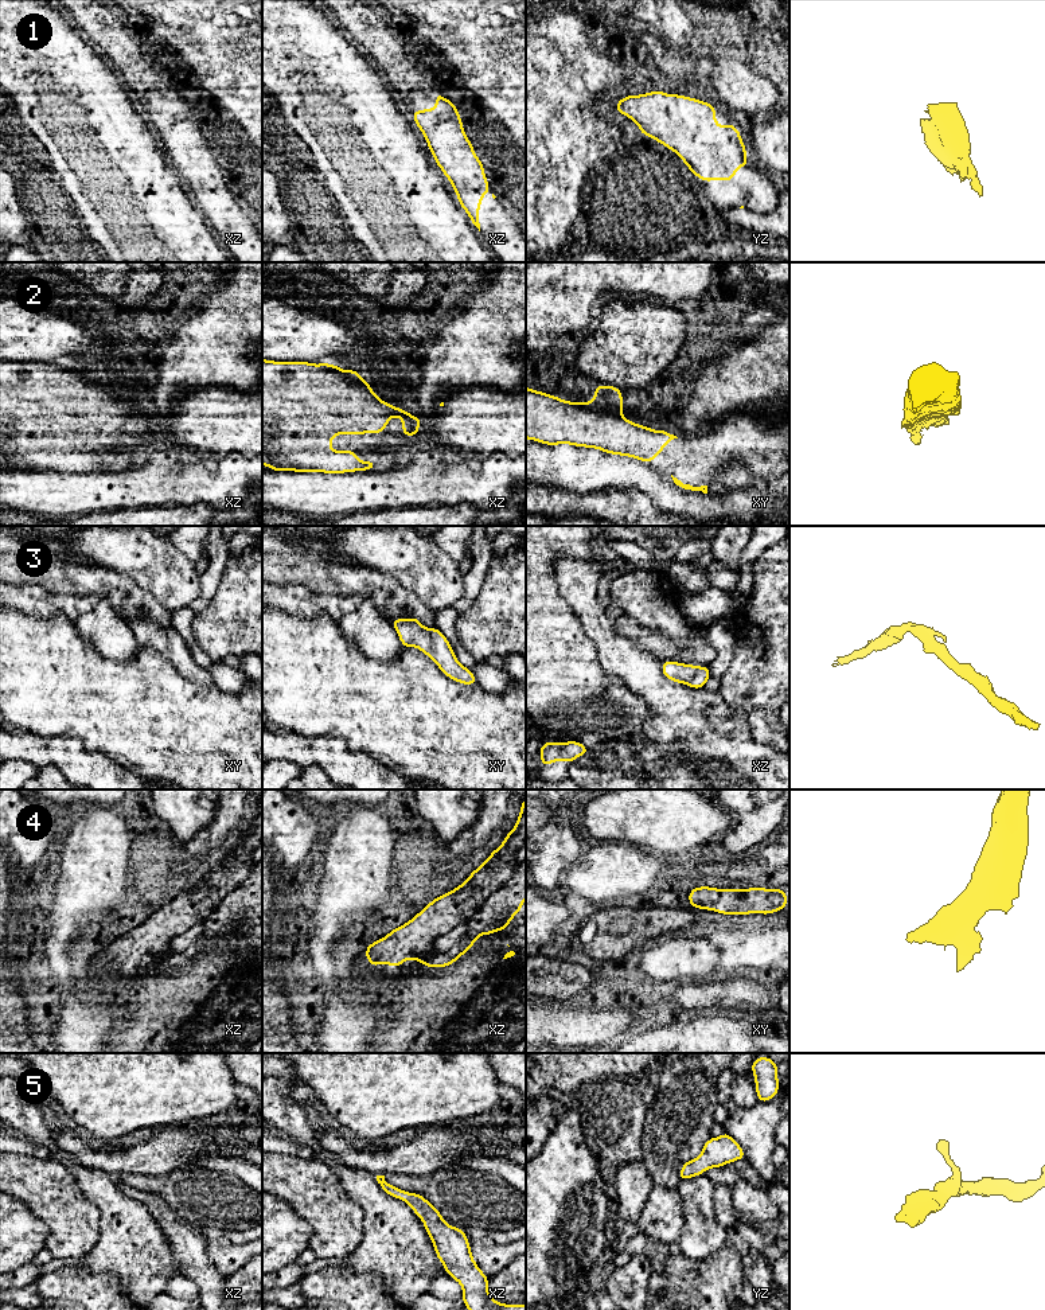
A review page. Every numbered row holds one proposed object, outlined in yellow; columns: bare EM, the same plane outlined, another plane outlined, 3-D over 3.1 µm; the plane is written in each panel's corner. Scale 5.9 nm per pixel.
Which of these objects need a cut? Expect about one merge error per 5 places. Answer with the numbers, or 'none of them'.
none of them

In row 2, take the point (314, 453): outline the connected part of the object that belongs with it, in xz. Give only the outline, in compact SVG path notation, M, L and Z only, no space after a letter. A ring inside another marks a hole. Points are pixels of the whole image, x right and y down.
M262 359L262 465L269 465L270 471L295 471L295 472L324 472L324 473L344 473L355 471L369 471L377 468L375 461L360 461L354 451L332 451L331 441L336 434L364 434L364 433L382 433L386 429L391 417L402 418L402 433L413 437L418 434L420 422L422 418L414 417L403 409L395 408L383 402L355 370L340 370L336 364L320 363L313 364L309 362L273 362Z

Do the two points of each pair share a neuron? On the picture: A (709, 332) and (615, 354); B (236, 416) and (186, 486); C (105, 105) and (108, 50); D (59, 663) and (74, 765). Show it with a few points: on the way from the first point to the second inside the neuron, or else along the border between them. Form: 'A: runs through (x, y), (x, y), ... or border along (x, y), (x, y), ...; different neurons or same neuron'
A: runs through (686, 328), (666, 328), (638, 340); same neuron
B: border along (178, 445), (195, 448), (211, 455), (241, 453); different neurons
C: border along (86, 38), (110, 63); different neurons
D: border along (38, 736), (77, 736), (86, 748), (98, 751); different neurons

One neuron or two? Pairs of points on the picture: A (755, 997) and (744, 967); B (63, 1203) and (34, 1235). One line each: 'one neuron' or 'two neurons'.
A: two neurons
B: two neurons

